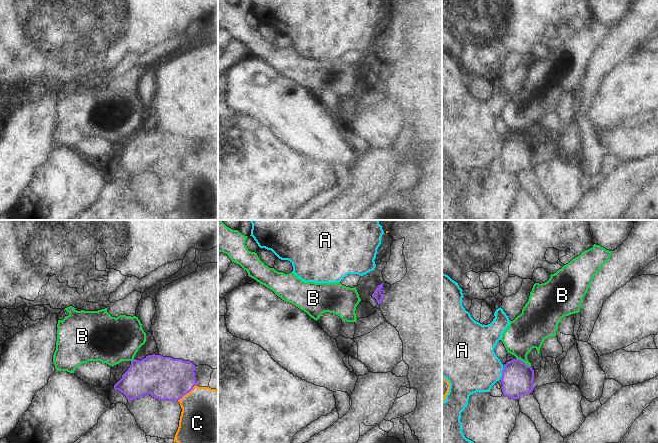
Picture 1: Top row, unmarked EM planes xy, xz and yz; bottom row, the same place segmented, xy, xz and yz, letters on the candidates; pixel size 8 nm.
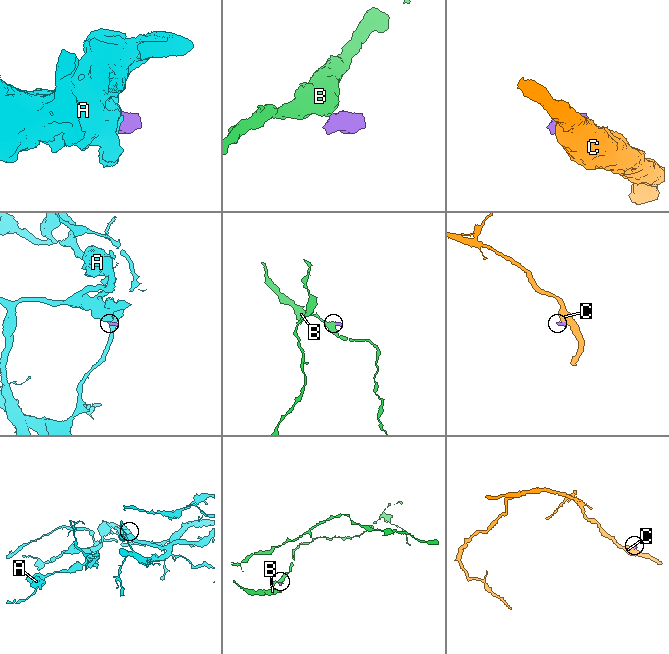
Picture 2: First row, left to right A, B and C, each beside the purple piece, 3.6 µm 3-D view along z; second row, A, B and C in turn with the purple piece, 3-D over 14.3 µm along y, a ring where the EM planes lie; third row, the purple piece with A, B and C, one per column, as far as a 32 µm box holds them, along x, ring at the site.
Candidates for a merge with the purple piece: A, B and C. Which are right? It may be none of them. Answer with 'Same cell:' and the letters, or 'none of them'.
Same cell: none of them

